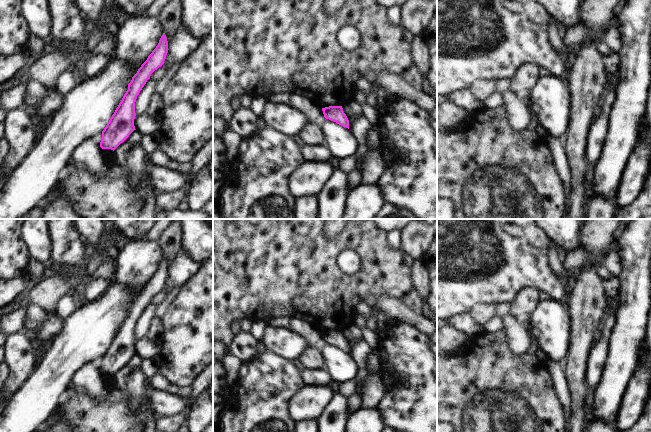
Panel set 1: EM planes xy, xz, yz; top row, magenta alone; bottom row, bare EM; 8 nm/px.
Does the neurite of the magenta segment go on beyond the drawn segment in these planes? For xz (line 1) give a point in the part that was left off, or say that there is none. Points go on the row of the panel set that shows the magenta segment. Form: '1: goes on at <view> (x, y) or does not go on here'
1: does not go on here

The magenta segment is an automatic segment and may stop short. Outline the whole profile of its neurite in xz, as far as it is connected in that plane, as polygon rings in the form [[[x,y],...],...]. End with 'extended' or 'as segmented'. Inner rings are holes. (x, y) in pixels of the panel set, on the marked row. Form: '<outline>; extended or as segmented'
[[[329,106],[322,108],[324,117],[349,129],[349,120],[343,111],[342,106]]]; as segmented

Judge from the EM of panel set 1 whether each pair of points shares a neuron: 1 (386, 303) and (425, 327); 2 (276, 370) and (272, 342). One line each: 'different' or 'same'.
1: same
2: different

